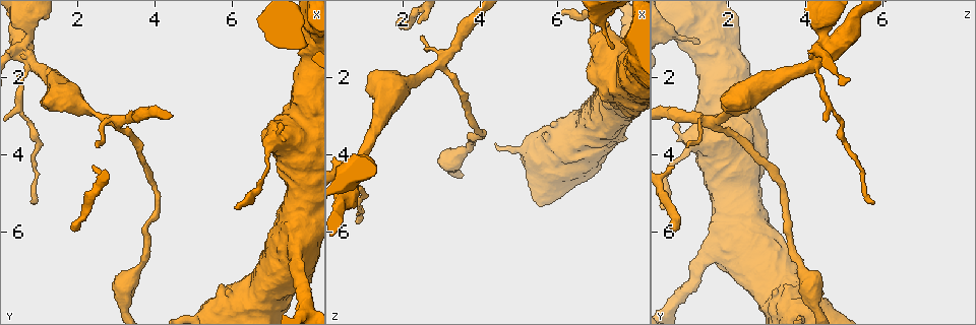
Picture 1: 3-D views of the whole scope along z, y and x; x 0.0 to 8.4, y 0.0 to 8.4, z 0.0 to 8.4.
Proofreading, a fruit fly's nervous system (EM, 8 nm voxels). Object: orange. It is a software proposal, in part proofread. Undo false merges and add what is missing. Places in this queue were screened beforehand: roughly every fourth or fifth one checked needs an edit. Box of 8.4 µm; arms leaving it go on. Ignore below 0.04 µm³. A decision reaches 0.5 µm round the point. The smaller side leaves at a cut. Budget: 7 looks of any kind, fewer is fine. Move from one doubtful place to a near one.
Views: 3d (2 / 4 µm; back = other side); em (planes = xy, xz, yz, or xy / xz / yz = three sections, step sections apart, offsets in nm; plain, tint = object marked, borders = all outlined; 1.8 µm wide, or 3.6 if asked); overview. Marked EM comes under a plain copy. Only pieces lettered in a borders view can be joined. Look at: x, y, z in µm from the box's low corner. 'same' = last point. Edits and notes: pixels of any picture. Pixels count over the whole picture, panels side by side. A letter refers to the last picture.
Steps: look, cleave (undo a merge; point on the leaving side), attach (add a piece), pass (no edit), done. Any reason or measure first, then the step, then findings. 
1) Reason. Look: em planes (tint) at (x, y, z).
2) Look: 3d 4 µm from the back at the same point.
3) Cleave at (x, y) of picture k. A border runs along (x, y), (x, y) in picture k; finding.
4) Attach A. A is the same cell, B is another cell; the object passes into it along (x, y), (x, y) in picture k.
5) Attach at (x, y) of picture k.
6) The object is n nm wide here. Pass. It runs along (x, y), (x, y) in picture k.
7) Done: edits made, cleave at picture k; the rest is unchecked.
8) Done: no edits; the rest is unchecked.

Calibre changes. Look: em planes (borders) at (3.55, 6.90, 3.90).

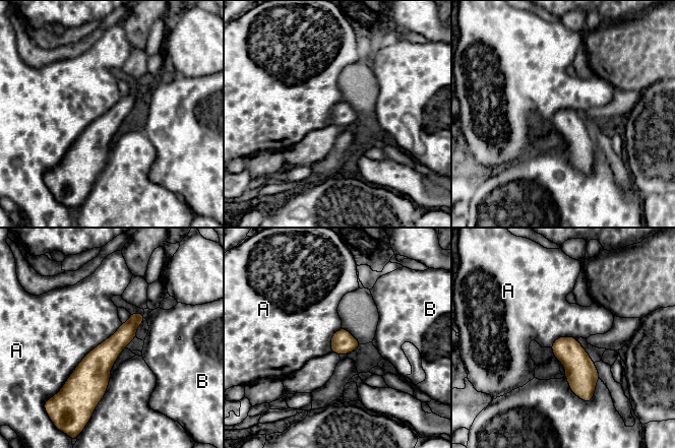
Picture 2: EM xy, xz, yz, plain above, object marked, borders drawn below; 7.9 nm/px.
The object is 190 nm wide here. Pass. A and B are other cells; continuous, no second neuron.

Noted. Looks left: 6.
Thick turns thin. Look: em 3.6 µm xy step 8 (tint) at (7.70, 6.40, 1.80).

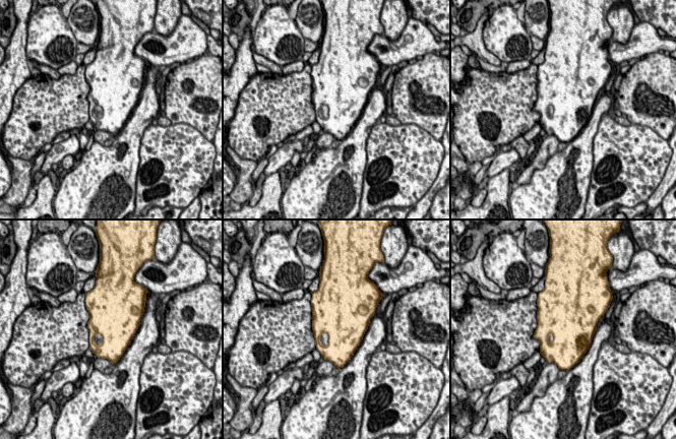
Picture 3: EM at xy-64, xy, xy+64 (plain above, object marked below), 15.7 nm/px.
Look: em 3.6 µm planes (borders) at the same point.

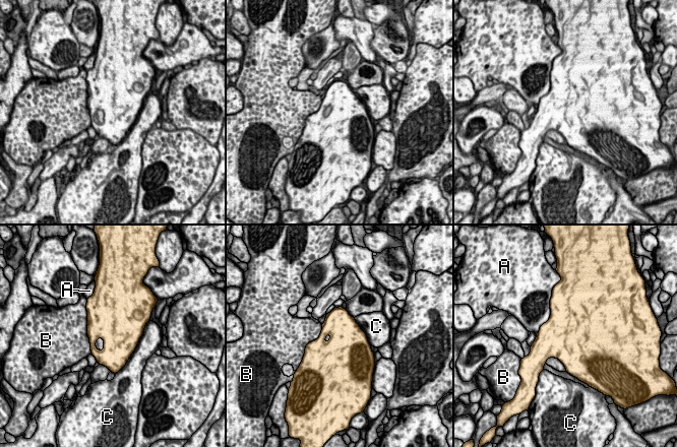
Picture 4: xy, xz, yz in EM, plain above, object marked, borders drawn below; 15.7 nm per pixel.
Pass. A, B and C are other cells; a border runs along (86, 314), (87, 336), (91, 353) in picture 4; continuous, no second neuron.

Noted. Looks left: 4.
Two arms in line, one across. Look: 3d 4 µm at (0.85, 1.65, 4.20).

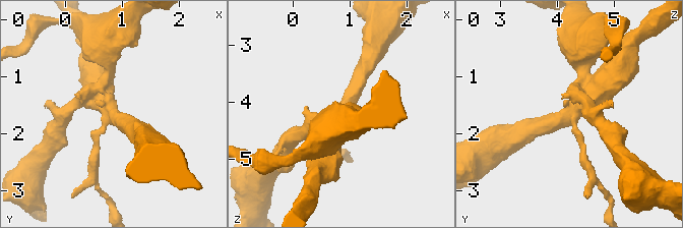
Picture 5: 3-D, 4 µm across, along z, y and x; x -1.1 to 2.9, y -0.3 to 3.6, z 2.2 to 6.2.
Look: em planes (borders) at (0.90, 1.70, 4.25).

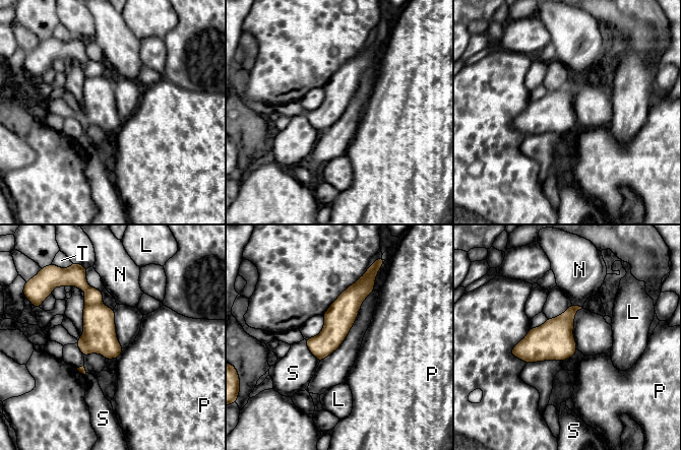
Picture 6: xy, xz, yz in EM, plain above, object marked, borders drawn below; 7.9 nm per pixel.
The longest contact is with S, 220 nm. Cleave at (100, 334) of picture 6. L, N, P, S and T are other cells; a second neuron is stuck on.

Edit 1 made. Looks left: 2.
Done: edits made, cleave at picture 6; the rest is unchecked.

